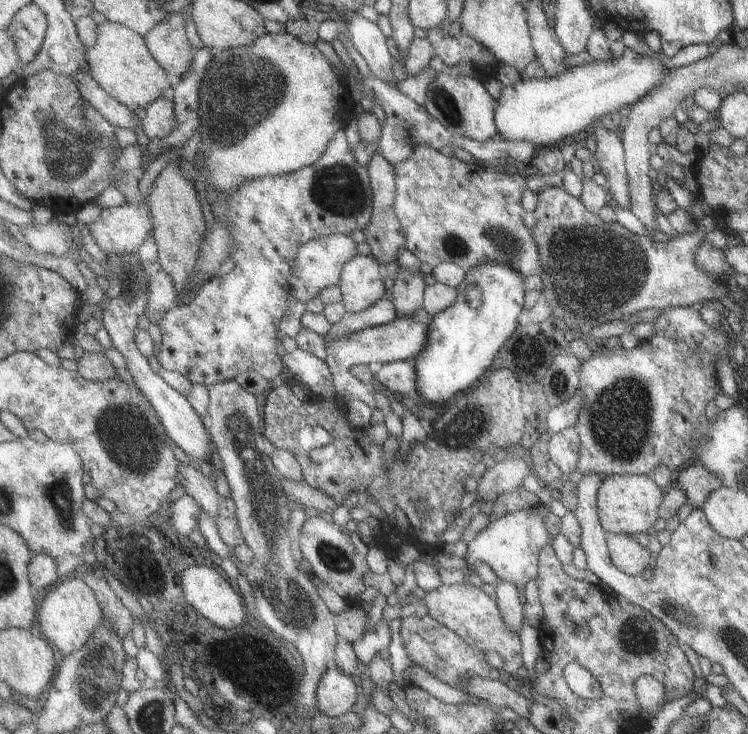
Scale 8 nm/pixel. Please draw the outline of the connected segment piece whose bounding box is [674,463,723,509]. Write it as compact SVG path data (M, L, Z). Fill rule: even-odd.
M689 463L680 469L674 485L684 491L688 504L694 509L700 509L705 498L723 484L705 466L700 463Z

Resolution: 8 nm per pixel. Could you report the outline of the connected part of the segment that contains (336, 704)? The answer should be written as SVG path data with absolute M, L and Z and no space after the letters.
M332 667L322 679L317 690L317 704L320 712L336 718L354 710L358 702L358 684L342 669Z

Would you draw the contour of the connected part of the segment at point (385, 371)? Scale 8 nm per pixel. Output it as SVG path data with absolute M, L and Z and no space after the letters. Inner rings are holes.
M408 359L377 367L377 379L392 394L412 394L419 391L417 360Z

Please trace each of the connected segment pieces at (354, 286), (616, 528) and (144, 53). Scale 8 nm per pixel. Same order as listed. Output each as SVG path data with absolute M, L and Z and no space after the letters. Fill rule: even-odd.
M358 255L345 266L341 283L343 303L350 313L359 313L384 299L389 291L382 263L373 255Z
M624 473L604 477L597 492L597 513L601 527L609 533L632 535L647 532L659 518L658 509L665 489L656 485L652 475Z
M106 21L99 26L96 46L87 48L88 72L114 98L145 116L147 108L162 96L170 95L174 84L169 72L158 62L146 37L128 26Z

